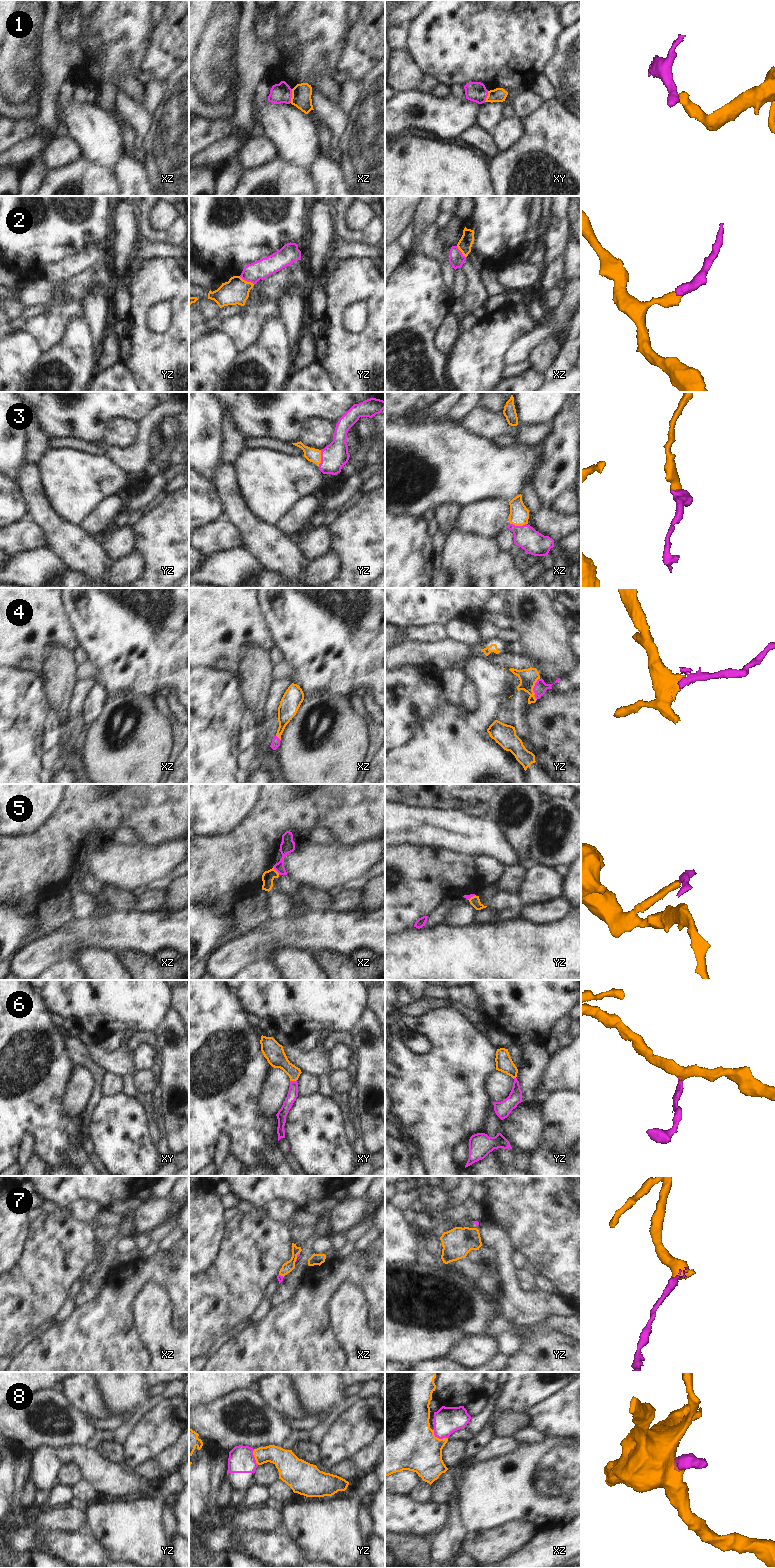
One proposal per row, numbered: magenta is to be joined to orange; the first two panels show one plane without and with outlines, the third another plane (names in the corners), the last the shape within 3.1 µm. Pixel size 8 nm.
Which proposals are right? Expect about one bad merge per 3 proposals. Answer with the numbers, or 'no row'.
3, 4, 6, 7.

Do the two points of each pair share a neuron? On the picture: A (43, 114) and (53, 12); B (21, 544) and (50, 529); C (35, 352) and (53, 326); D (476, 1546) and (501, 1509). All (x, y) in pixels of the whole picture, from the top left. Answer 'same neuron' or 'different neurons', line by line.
A: same neuron
B: different neurons
C: different neurons
D: different neurons

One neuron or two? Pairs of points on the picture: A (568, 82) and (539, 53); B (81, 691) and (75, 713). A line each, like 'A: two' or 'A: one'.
A: two
B: one

